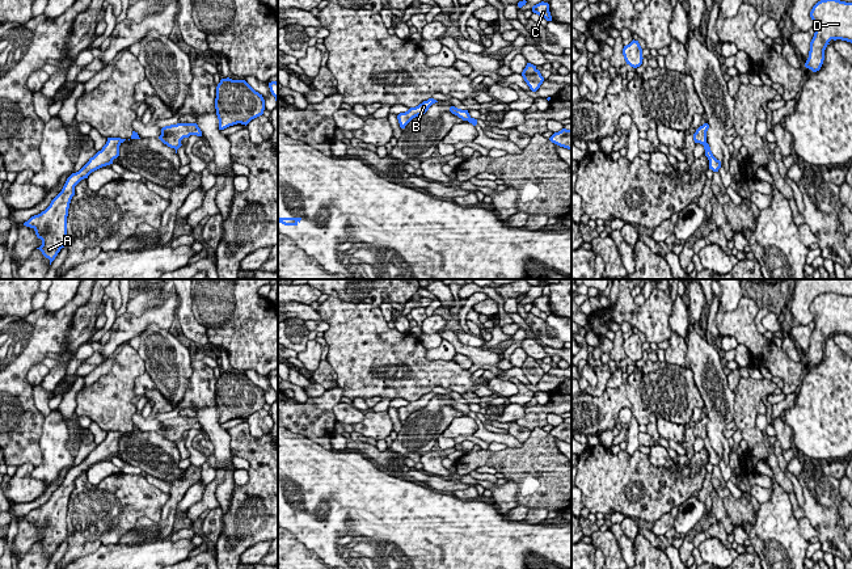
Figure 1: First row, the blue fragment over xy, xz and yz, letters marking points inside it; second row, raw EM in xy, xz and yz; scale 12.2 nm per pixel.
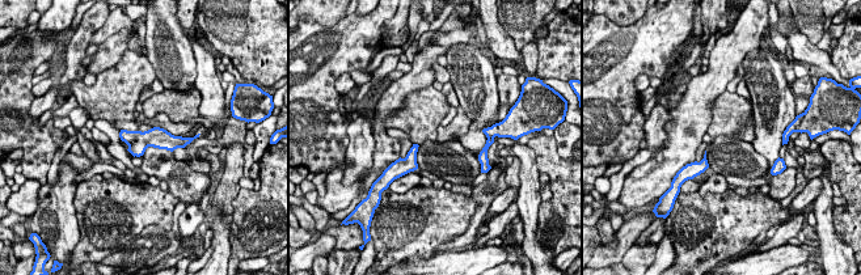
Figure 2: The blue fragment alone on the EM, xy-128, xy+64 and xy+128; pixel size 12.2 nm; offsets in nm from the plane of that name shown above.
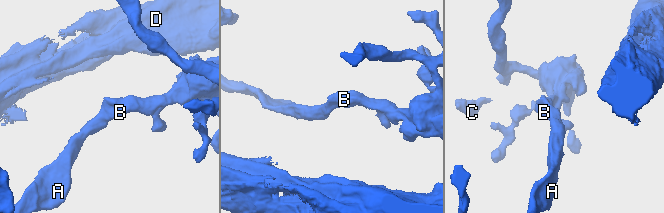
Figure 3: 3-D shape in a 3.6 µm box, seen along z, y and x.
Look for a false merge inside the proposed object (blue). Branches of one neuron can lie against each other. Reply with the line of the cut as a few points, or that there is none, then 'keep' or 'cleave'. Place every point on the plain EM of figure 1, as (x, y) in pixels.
yz (707, 437), (704, 439) | cleave

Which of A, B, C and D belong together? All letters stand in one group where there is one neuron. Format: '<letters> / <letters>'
A B C / D

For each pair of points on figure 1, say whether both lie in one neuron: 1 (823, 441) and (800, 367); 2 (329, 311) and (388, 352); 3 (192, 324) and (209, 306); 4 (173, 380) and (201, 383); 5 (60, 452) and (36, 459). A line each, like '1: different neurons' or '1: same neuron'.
1: different neurons
2: same neuron
3: different neurons
4: different neurons
5: different neurons

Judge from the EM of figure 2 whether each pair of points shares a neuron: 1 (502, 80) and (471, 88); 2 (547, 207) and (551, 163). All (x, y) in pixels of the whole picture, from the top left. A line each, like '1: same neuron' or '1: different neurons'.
1: different neurons
2: same neuron

